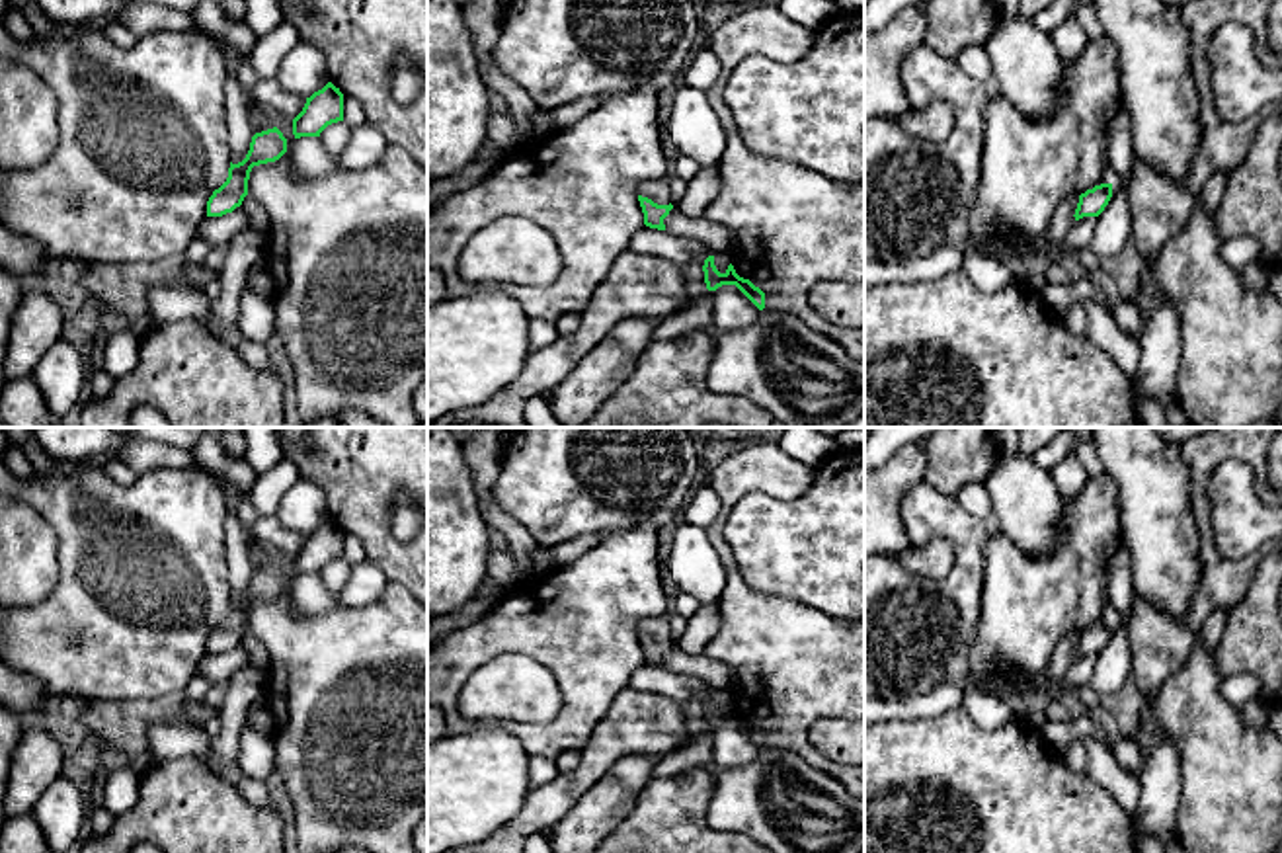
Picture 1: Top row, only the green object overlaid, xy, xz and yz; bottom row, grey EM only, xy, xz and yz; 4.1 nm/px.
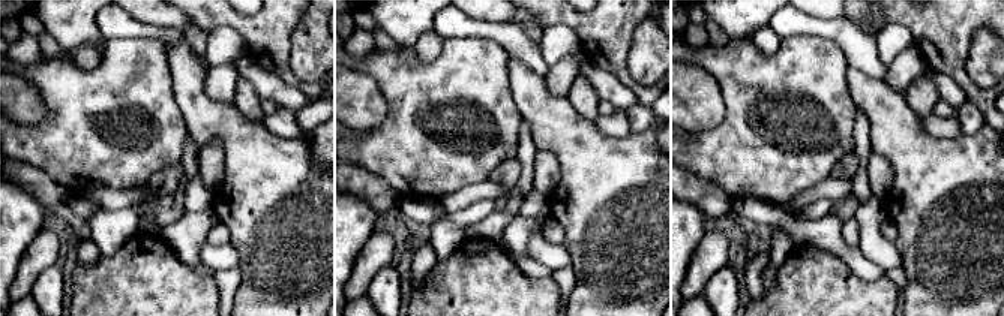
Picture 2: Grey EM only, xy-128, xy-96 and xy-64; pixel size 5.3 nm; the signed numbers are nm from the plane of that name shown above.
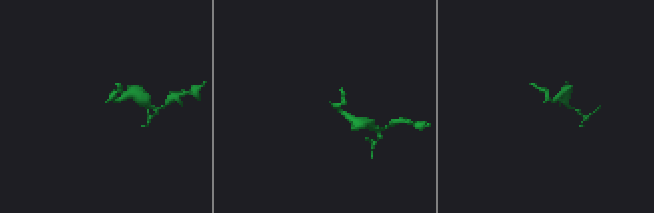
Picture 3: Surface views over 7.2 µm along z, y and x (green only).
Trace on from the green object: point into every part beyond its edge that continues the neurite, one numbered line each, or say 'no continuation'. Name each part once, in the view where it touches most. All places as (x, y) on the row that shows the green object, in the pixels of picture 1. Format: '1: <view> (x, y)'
1: xz (658, 192)

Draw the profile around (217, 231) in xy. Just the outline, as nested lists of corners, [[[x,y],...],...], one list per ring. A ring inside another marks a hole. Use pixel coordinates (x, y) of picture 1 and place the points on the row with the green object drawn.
[[[240,205],[222,217],[205,217],[195,238],[207,240],[213,246],[228,244],[240,230],[250,228],[248,213]]]

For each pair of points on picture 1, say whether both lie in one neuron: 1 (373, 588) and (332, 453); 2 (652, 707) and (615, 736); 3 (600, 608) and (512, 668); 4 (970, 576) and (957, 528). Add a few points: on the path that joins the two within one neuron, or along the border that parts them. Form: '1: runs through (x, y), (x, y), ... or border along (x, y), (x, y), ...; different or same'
1: border along (367, 559), (389, 580); different
2: runs through (642, 717), (625, 729); same
3: border along (482, 664), (504, 654), (531, 656), (559, 691); different
4: runs through (968, 565), (968, 539); same

